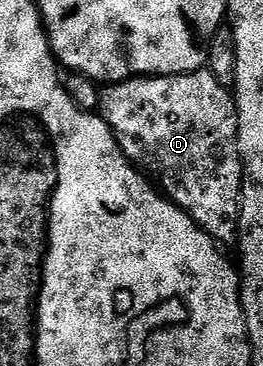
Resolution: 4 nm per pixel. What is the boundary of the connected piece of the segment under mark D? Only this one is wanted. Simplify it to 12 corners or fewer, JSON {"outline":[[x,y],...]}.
{"outline":[[209,68],[129,78],[99,113],[218,244],[245,165]]}

